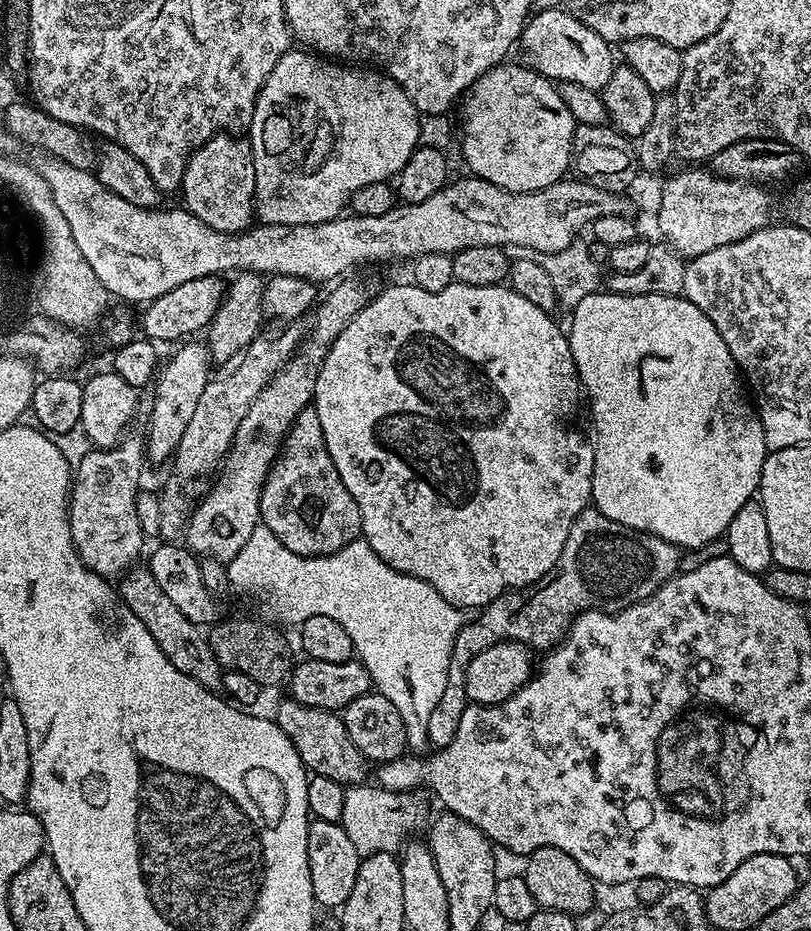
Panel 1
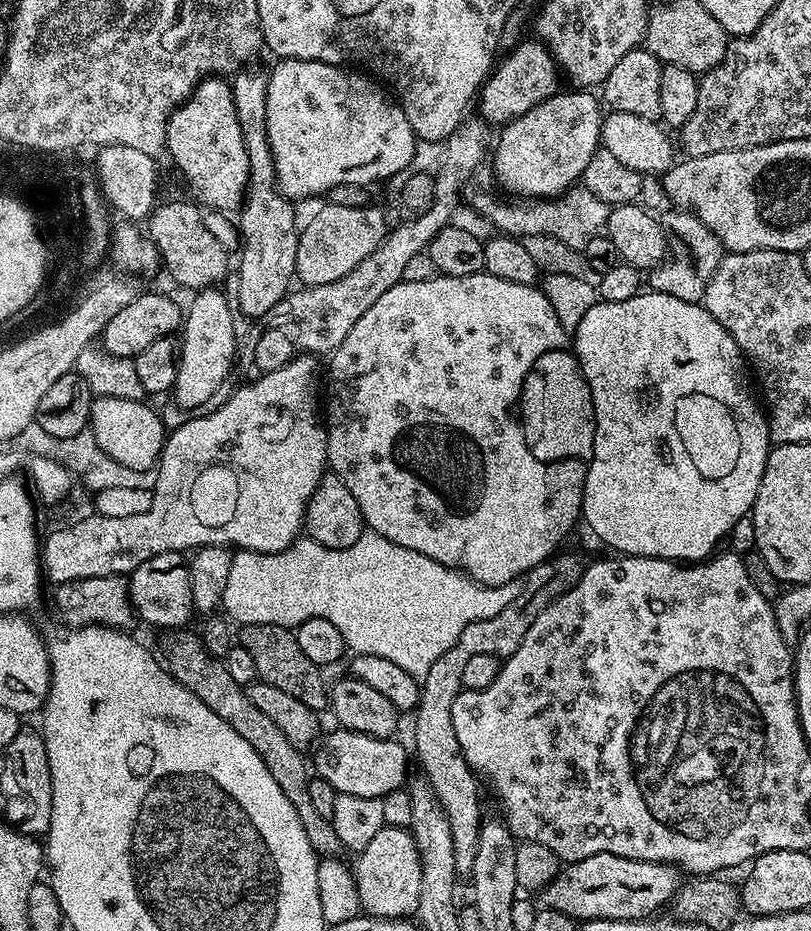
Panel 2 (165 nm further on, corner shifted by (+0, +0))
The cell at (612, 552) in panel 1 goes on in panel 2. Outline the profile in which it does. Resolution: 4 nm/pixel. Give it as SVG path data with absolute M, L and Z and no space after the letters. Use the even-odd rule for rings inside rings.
M553 555L551 558L543 560L538 566L530 569L527 576L523 577L520 585L520 593L518 598L514 598L514 602L510 602L510 606L506 606L506 610L494 614L494 618L482 618L482 622L470 622L470 626L466 626L462 630L462 634L458 634L458 642L454 642L454 646L450 646L450 650L446 650L446 654L442 654L442 658L438 658L438 662L434 662L434 666L430 666L430 670L426 670L426 674L422 677L420 684L420 703L414 709L414 717L416 716L416 733L412 736L411 747L414 749L414 760L420 763L419 771L427 777L430 786L434 790L434 794L438 798L438 802L442 806L442 810L446 816L446 822L450 824L450 838L454 842L454 858L456 859L456 870L460 874L471 873L474 866L474 854L478 854L478 834L480 833L480 821L482 813L480 813L480 788L478 777L472 768L466 762L462 746L458 742L458 716L452 713L452 707L457 707L458 701L462 696L462 666L466 666L466 662L470 662L470 658L474 658L474 654L490 654L497 658L507 658L510 654L514 654L514 650L518 650L518 646L522 642L522 638L526 638L526 630L530 630L530 626L534 622L534 618L538 618L538 614L542 614L542 610L546 610L548 604L552 604L562 594L566 594L578 582L582 571L582 563L576 556L560 556Z

